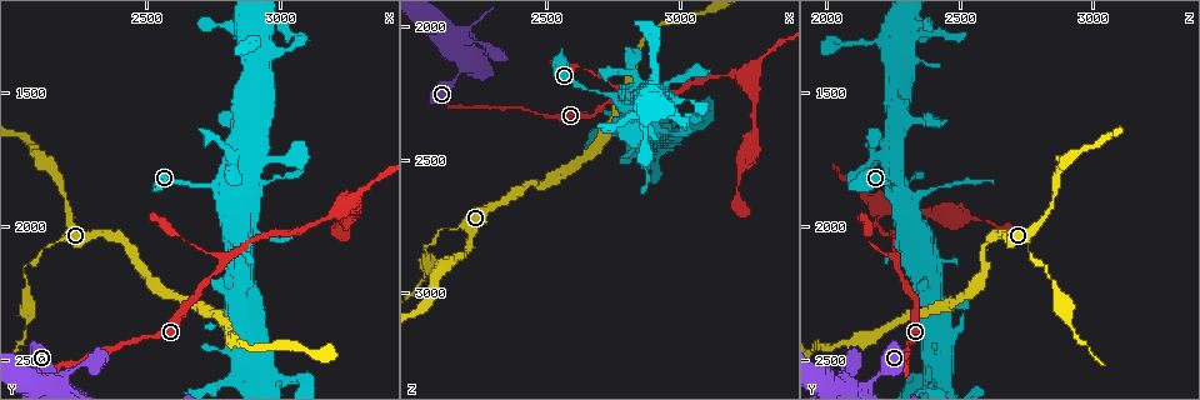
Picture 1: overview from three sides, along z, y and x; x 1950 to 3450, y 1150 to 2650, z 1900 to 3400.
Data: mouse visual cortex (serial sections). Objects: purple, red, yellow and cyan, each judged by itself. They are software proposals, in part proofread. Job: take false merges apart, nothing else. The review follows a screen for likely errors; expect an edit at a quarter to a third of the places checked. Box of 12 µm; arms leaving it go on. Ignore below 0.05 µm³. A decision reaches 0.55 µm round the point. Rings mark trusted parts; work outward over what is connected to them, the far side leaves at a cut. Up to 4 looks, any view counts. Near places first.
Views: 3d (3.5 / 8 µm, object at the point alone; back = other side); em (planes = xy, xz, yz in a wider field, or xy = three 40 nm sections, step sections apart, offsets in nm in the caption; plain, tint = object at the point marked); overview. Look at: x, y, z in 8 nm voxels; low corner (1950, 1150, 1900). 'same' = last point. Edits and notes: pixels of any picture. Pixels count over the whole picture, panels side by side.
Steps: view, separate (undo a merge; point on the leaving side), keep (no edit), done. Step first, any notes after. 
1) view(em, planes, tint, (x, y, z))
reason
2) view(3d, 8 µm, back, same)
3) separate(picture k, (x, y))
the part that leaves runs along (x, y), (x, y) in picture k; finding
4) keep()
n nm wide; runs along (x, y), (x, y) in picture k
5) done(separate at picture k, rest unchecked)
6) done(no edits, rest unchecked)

view(3d, 8 µm, (2790, 2120, 2250))
three-way junction

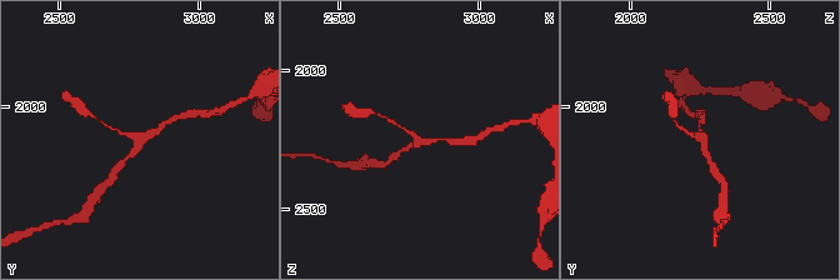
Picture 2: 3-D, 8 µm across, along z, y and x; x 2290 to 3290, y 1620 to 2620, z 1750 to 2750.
view(3d, 3.5 µm, (2790, 2130, 2260))
closer look

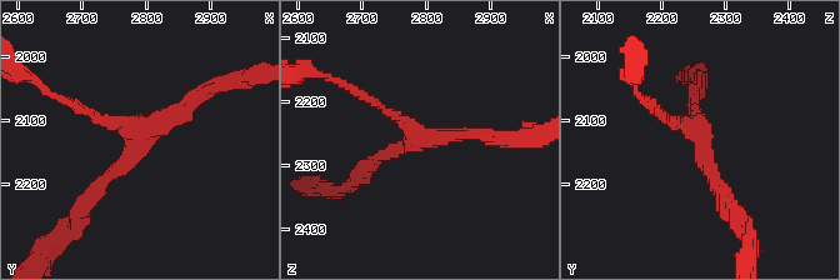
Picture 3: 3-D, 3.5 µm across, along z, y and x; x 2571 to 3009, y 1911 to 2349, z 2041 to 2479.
keep()
arms of 100, 150, 200 nm; continuous, no second cell

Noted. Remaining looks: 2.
view(3d, 3.5 µm, (2120, 2100, 2760))
narrows sharply

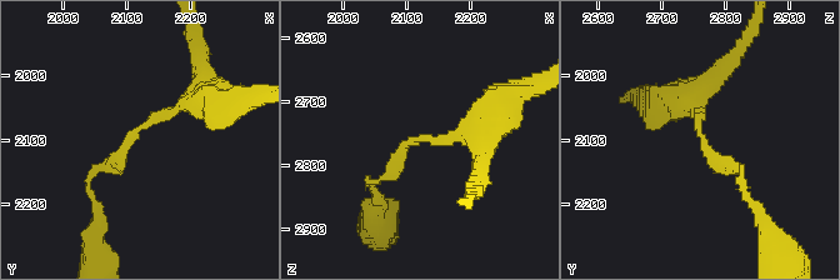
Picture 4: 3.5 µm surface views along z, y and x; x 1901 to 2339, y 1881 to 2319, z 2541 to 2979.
view(em, xy, step 5, tint, (2120, 2090, 2760))

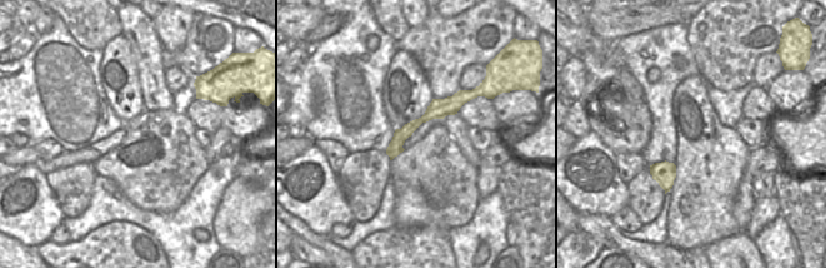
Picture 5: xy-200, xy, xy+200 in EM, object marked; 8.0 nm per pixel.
keep()
140 nm wide; runs along (213, 98), (151, 118), (90, 179) in picture 4; continuous, no second cell

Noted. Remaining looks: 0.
done(no edits, rest unchecked)

